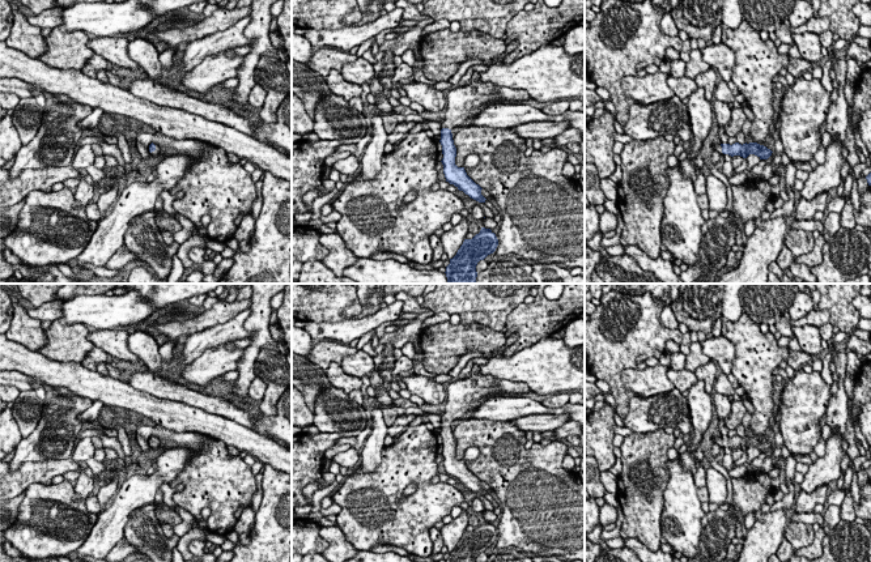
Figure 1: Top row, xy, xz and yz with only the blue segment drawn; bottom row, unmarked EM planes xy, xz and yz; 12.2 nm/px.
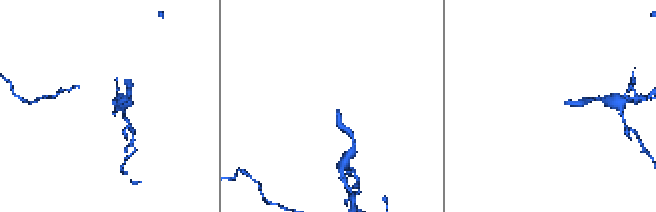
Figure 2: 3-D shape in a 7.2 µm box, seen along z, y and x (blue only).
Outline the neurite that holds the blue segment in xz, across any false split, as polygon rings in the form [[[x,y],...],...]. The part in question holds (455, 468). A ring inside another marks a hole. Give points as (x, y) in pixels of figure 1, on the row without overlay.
[[[473,365],[468,378],[451,382],[446,389],[446,408],[441,416],[442,457],[446,474],[454,477],[471,491],[485,495],[481,480],[476,477],[466,465],[464,460],[455,457],[456,440],[454,438],[451,422],[460,420],[466,413],[492,397],[507,396],[509,393],[531,392],[526,383],[513,383],[497,378],[480,379],[479,365]]]

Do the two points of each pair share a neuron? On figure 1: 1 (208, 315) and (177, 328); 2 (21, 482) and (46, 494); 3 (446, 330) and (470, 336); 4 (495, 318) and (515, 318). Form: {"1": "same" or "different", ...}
{"1": "same", "2": "different", "3": "same", "4": "different"}

